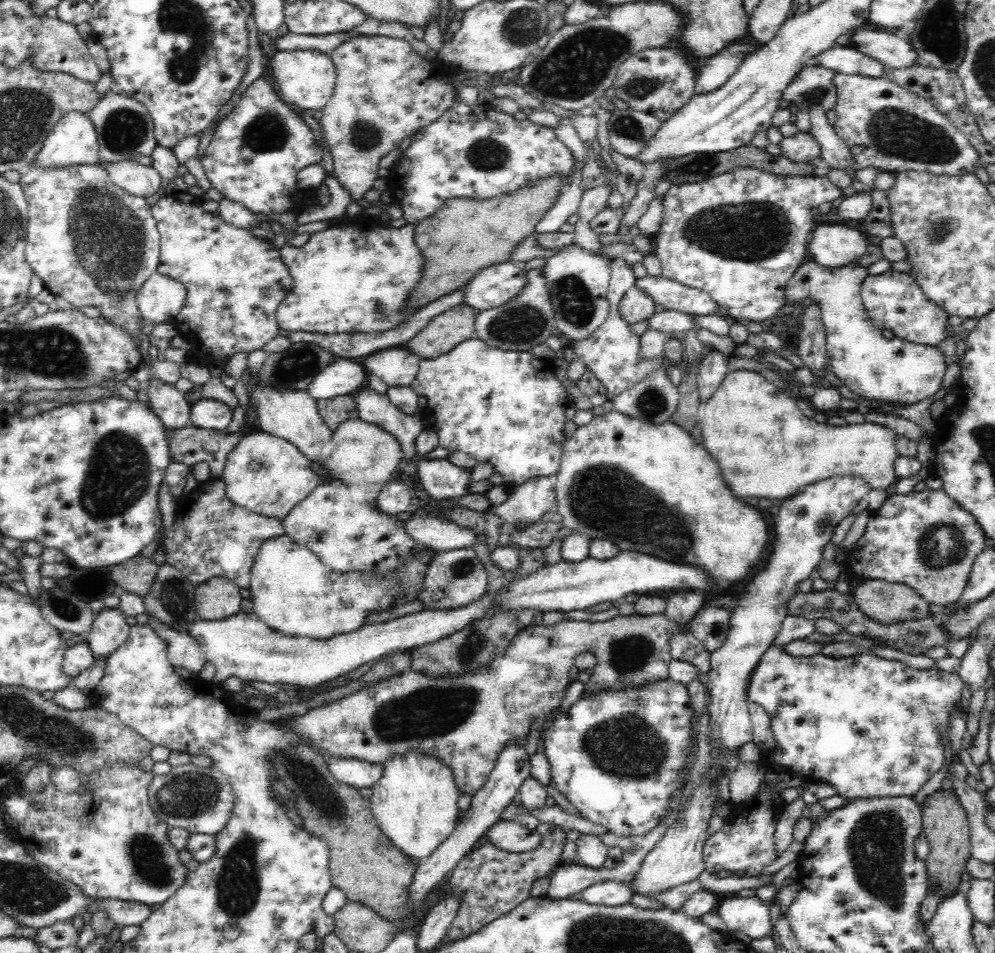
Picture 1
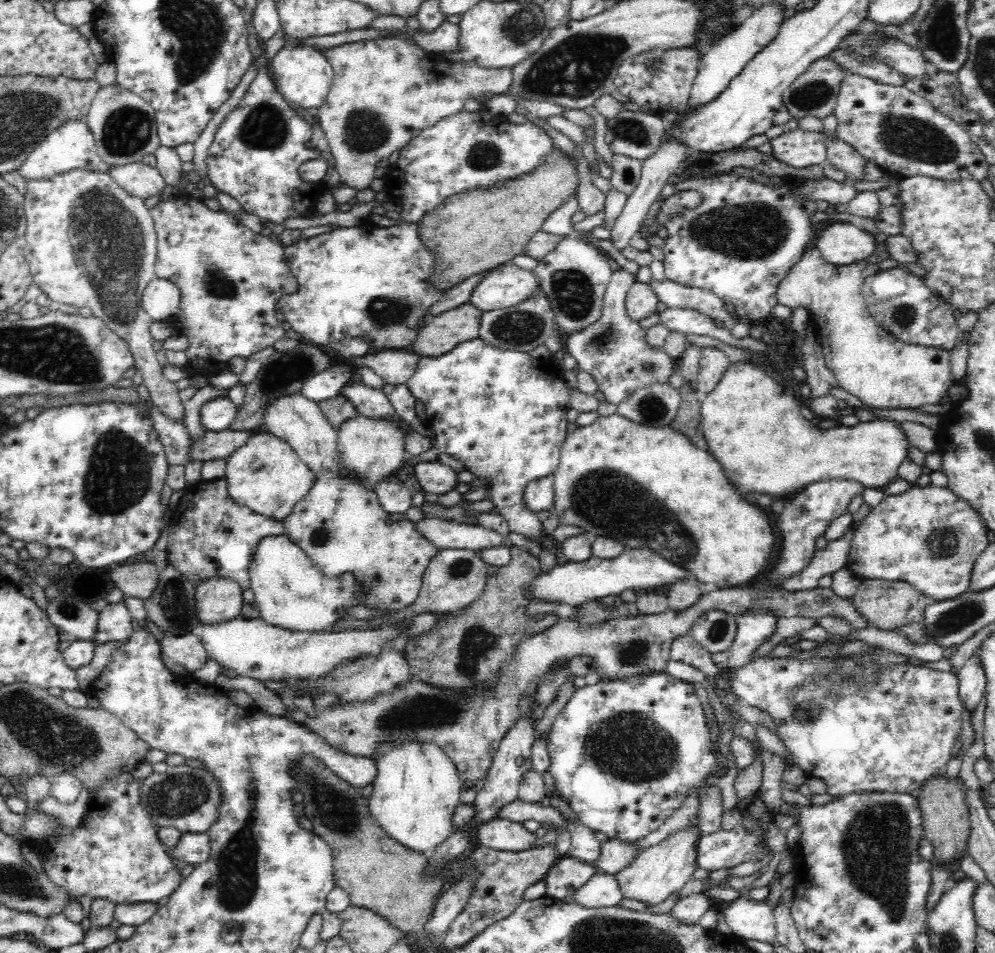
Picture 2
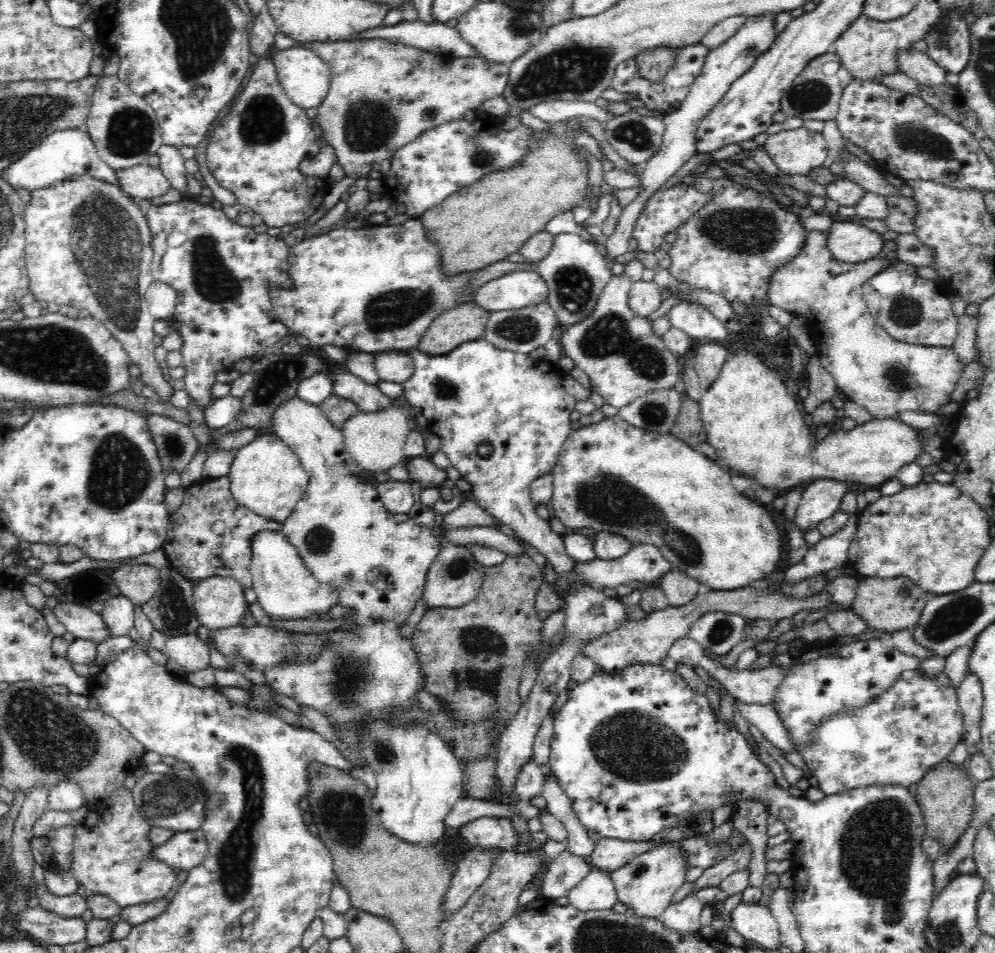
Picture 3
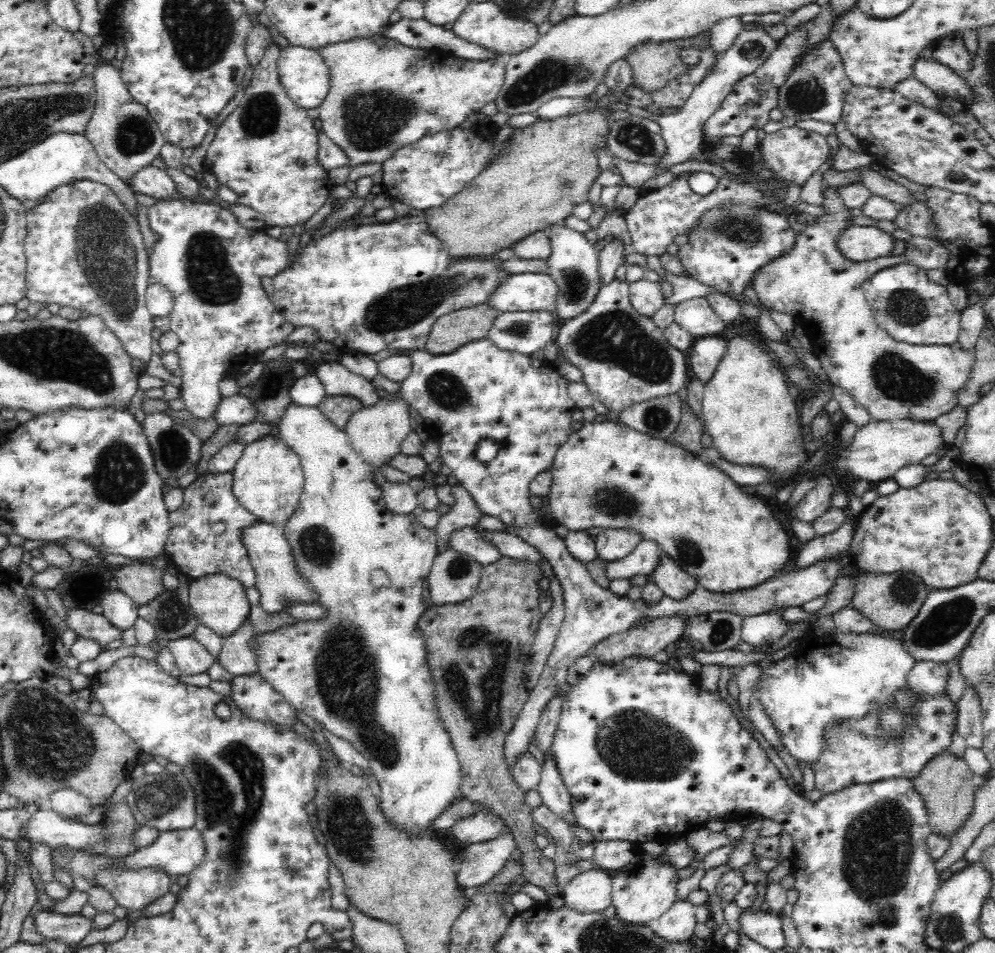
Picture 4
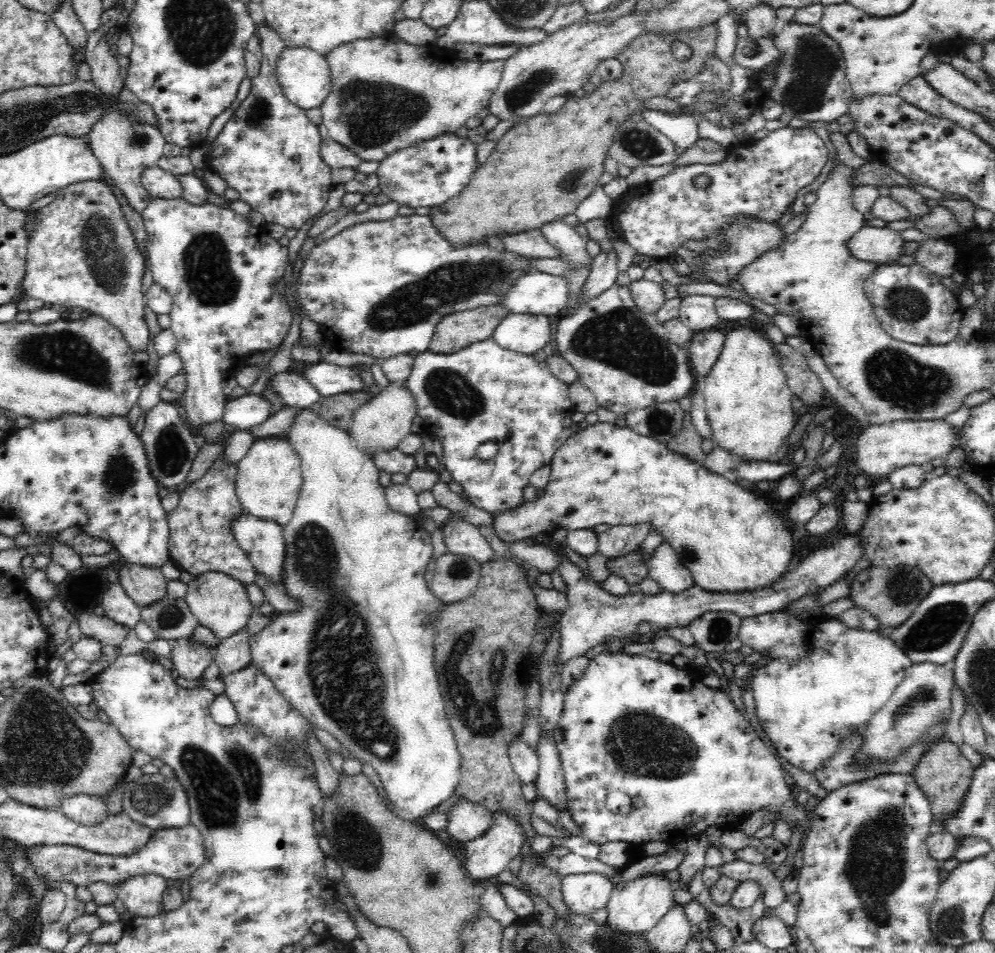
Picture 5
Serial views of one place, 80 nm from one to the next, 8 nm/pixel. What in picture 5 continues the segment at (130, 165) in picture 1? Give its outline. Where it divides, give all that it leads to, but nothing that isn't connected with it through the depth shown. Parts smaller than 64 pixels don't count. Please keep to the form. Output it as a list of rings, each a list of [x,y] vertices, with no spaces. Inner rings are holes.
[[[157,165],[142,172],[141,182],[148,195],[170,202],[174,198],[183,198],[184,190],[178,177],[162,170]]]

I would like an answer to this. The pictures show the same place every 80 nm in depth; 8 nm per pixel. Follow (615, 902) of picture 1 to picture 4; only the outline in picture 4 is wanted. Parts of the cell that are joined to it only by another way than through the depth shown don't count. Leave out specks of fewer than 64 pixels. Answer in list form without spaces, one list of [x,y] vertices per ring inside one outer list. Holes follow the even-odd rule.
[[[589,870],[574,875],[561,890],[564,907],[579,913],[601,913],[611,902],[612,873]]]

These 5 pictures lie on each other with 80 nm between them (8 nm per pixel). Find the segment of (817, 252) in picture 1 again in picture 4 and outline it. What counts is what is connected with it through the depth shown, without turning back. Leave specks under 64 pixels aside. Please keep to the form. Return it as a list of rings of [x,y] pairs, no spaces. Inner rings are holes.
[[[852,225],[840,235],[837,245],[842,254],[857,263],[890,256],[896,240],[877,226]]]

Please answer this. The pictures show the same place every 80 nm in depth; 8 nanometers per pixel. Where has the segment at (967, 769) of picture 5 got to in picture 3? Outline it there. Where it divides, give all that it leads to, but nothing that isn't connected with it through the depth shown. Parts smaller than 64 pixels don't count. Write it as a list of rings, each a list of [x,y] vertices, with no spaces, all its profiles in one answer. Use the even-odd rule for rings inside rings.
[[[945,759],[934,764],[913,786],[926,823],[927,835],[937,840],[944,851],[954,846],[972,820],[974,784],[963,764],[952,764]]]

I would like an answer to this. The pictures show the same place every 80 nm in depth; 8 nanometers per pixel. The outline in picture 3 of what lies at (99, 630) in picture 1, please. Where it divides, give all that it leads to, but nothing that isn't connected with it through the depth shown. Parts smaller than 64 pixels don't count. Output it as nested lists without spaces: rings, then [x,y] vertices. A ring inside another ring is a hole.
[[[122,593],[106,598],[103,602],[103,608],[101,612],[102,619],[104,619],[104,623],[106,623],[112,637],[128,635],[129,630],[135,627],[135,604]]]

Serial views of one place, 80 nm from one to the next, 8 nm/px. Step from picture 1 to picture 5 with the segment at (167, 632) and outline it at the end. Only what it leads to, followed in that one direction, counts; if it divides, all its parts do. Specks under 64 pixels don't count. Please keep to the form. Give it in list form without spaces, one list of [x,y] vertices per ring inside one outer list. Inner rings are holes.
[[[188,642],[172,644],[172,659],[175,674],[186,680],[200,679],[206,666],[213,662],[213,654]]]

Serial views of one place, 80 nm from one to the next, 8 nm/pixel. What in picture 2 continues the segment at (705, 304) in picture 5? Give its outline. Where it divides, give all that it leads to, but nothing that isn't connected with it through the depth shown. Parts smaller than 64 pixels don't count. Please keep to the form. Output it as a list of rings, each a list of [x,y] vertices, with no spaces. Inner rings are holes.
[[[667,308],[660,313],[659,322],[666,326],[668,330],[676,330],[685,335],[710,336],[710,338],[716,338],[724,344],[737,348],[747,348],[750,351],[763,352],[766,349],[763,340],[749,336],[737,338],[718,321],[714,321],[707,314],[691,308]]]

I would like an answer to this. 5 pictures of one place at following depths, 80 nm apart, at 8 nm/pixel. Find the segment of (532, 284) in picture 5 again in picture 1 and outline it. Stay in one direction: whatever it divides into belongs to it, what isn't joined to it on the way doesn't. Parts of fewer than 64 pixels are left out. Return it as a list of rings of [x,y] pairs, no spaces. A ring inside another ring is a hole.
[[[512,260],[480,270],[465,286],[465,303],[481,310],[490,310],[514,300],[528,284],[528,274],[520,265]]]

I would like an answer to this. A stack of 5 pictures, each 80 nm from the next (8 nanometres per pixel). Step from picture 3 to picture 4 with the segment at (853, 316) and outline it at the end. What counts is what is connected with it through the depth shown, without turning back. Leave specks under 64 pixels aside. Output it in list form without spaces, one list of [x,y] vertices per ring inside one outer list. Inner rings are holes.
[[[823,186],[823,202],[820,204],[822,209],[824,209],[824,215],[814,218],[813,224],[808,224],[805,230],[799,232],[794,236],[794,246],[790,246],[790,250],[786,250],[784,254],[780,254],[778,258],[770,258],[767,262],[764,262],[763,266],[757,271],[757,274],[752,280],[751,287],[756,292],[757,298],[759,298],[768,308],[774,309],[778,312],[784,314],[792,315],[796,322],[798,322],[805,330],[805,334],[812,340],[810,342],[811,348],[814,351],[814,354],[820,357],[819,361],[821,365],[827,370],[829,374],[829,379],[836,386],[843,388],[852,396],[852,398],[860,403],[862,406],[865,406],[866,411],[869,413],[870,419],[876,422],[891,421],[894,419],[918,419],[923,421],[934,421],[938,417],[950,413],[955,409],[958,404],[958,391],[964,388],[969,378],[971,377],[972,369],[976,360],[976,351],[975,348],[968,348],[964,350],[958,341],[953,342],[948,346],[940,345],[912,345],[907,342],[897,342],[894,340],[885,330],[882,330],[877,323],[877,320],[874,318],[873,310],[871,309],[868,299],[865,297],[863,291],[864,282],[867,279],[870,279],[876,272],[883,270],[884,268],[890,268],[892,266],[898,266],[898,264],[905,264],[906,256],[904,254],[900,256],[882,256],[882,258],[875,258],[874,260],[867,260],[864,262],[854,262],[846,258],[842,251],[837,245],[838,239],[846,229],[849,229],[854,225],[853,218],[854,216],[849,212],[850,209],[846,207],[842,195],[838,193],[838,186]]]

